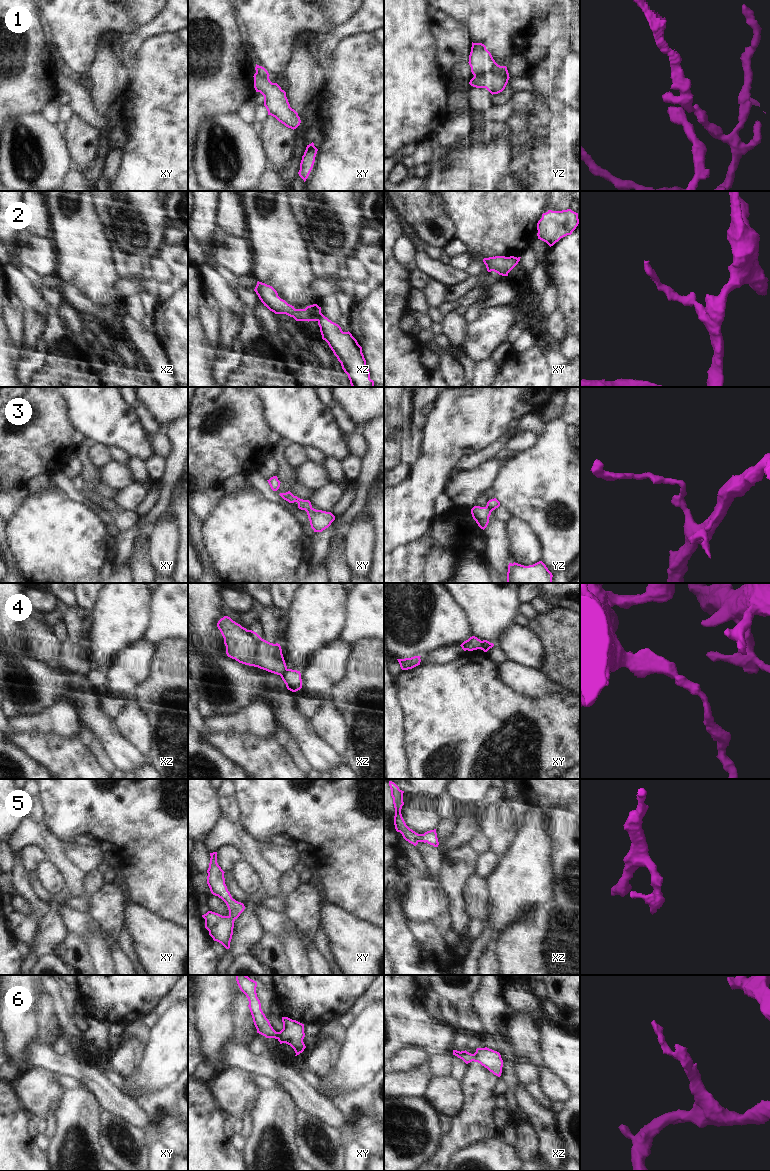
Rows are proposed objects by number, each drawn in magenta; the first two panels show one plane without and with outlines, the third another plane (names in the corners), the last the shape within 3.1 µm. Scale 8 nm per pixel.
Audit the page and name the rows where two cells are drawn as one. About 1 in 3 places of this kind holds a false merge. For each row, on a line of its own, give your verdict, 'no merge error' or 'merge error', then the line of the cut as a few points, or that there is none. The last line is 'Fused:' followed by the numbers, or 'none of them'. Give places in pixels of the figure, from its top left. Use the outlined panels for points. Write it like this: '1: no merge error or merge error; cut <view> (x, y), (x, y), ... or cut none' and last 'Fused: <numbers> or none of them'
1: merge error; cut yz (474, 75), (495, 72), (507, 80)
2: merge error; cut xz (322, 314), (317, 320)
3: no merge error; cut none
4: merge error; cut xy (482, 641), (480, 648)
5: no merge error; cut none
6: no merge error; cut none
Fused: 1, 2, 4

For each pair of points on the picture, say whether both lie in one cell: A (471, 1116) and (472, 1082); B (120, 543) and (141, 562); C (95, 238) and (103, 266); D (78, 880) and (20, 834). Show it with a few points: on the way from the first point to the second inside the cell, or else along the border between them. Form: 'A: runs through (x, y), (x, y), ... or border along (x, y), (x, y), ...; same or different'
A: runs through (471, 1108), (471, 1090); same
B: border along (138, 531), (132, 553), (129, 556); different
C: runs through (95, 245), (96, 259); same
D: runs through (64, 865), (35, 834); same

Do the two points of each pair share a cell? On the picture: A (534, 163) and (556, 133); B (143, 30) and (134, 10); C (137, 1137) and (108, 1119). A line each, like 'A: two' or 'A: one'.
A: one
B: two
C: one

